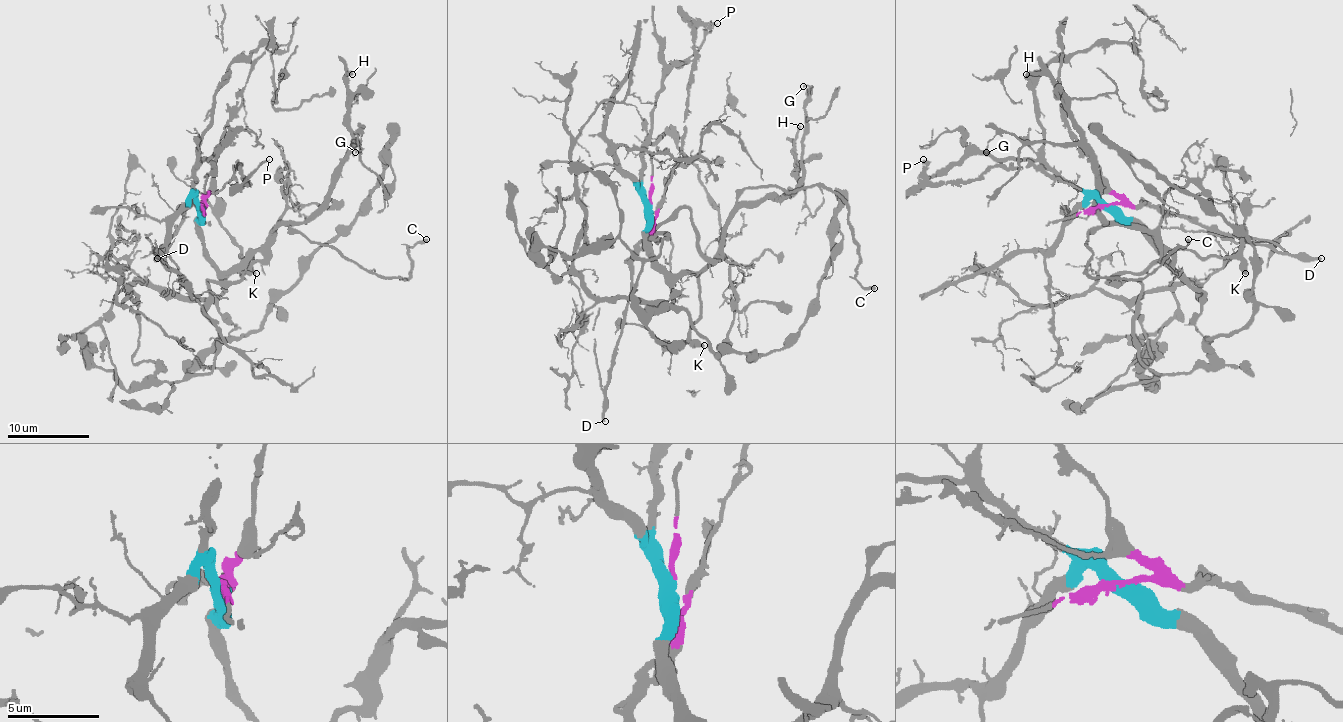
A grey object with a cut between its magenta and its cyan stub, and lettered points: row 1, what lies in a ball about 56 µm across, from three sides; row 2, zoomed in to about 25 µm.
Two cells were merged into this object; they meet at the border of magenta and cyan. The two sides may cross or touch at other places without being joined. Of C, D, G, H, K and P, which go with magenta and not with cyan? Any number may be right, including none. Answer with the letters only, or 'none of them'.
D, P

